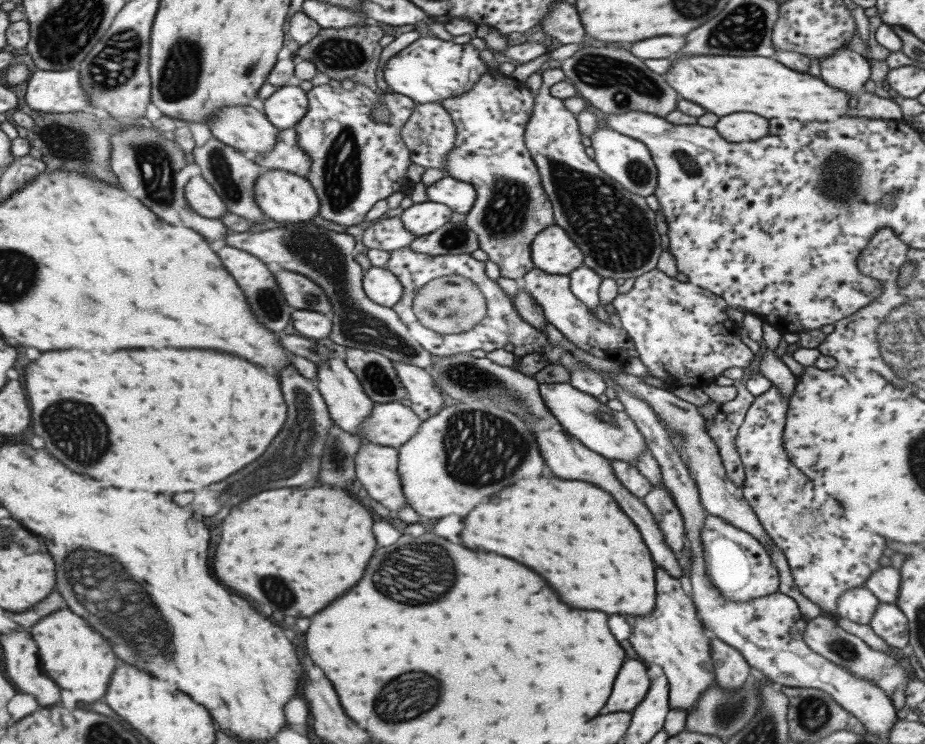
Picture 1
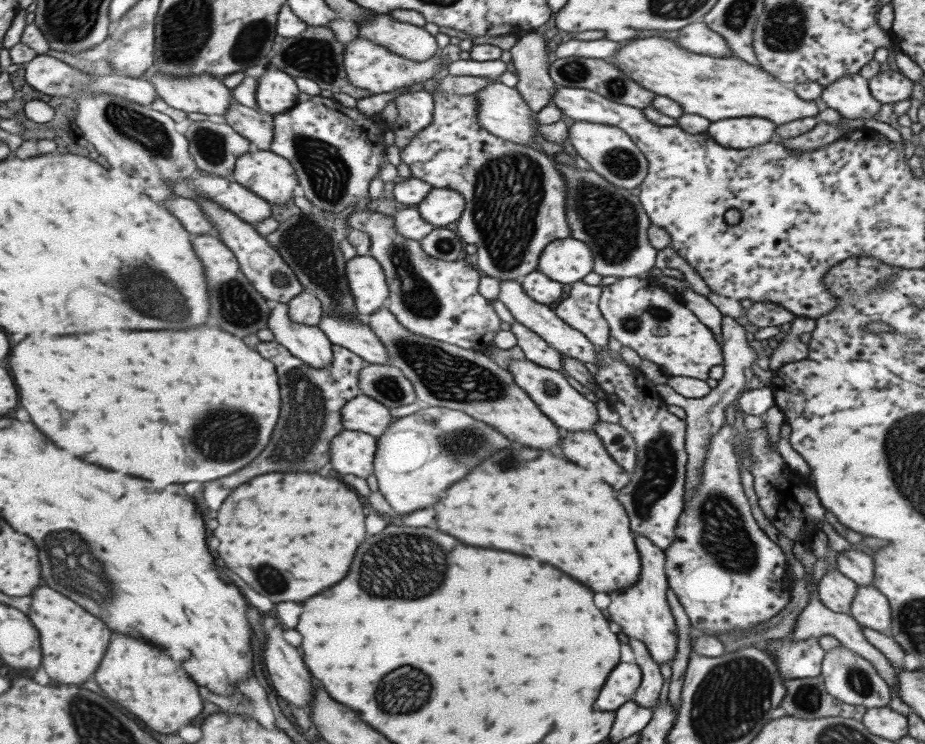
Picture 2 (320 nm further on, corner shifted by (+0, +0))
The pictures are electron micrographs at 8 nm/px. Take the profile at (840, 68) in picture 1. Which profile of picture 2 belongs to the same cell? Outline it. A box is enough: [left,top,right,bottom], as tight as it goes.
[820,73,880,118]

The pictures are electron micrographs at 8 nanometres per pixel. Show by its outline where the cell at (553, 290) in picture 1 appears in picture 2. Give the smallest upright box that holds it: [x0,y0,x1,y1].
[517,271,563,306]

